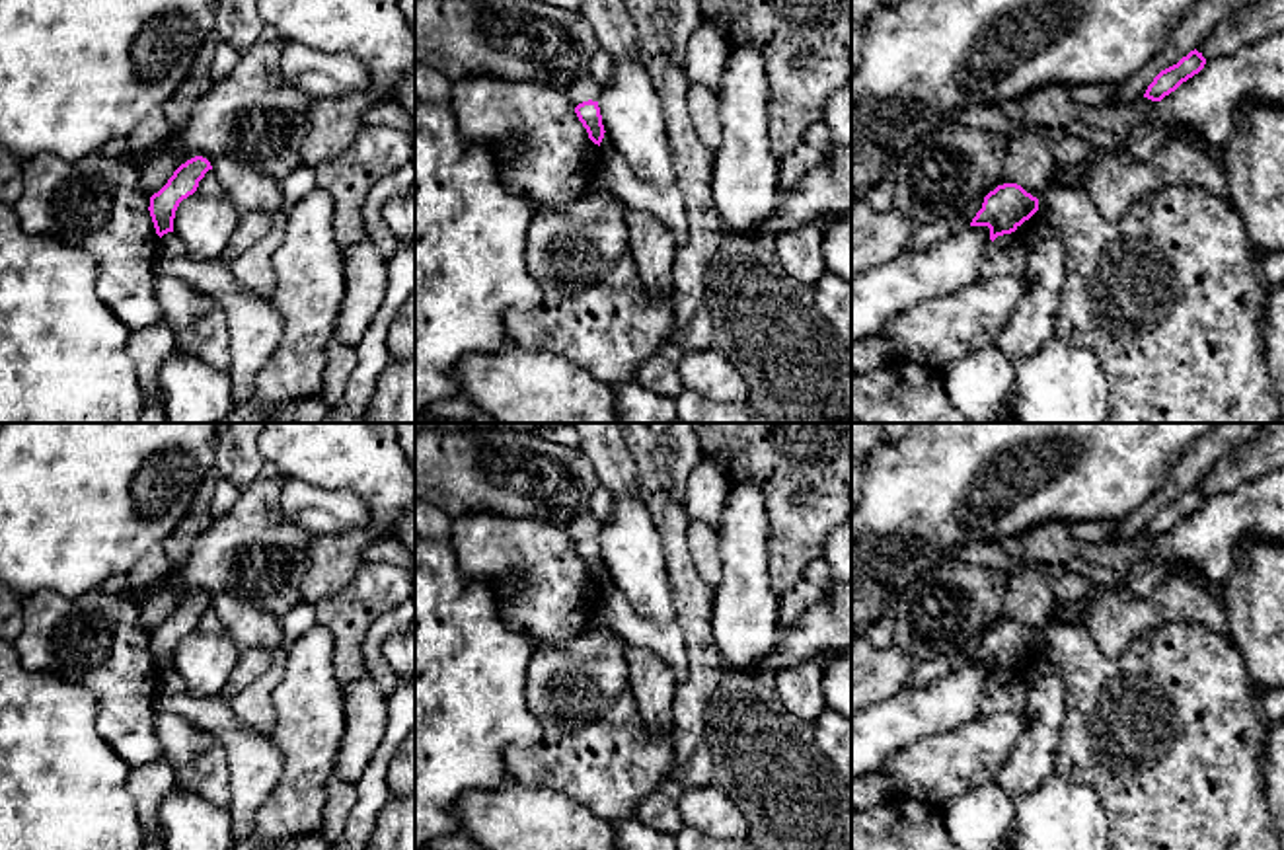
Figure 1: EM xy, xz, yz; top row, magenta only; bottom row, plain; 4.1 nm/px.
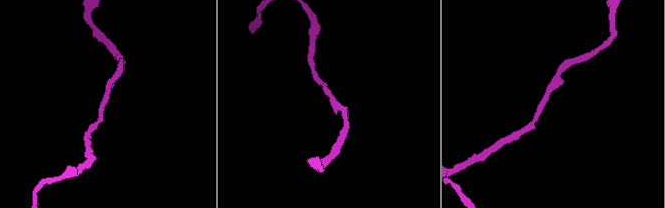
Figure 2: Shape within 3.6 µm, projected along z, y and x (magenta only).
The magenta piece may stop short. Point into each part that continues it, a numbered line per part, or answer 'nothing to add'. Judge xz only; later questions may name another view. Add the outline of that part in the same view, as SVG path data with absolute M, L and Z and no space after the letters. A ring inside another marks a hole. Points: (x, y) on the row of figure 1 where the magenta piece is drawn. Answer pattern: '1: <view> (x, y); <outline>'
nothing to add

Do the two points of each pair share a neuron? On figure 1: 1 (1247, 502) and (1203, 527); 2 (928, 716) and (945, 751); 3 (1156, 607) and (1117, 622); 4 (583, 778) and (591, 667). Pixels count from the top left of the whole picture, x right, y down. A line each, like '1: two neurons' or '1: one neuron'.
1: one neuron
2: two neurons
3: one neuron
4: one neuron

